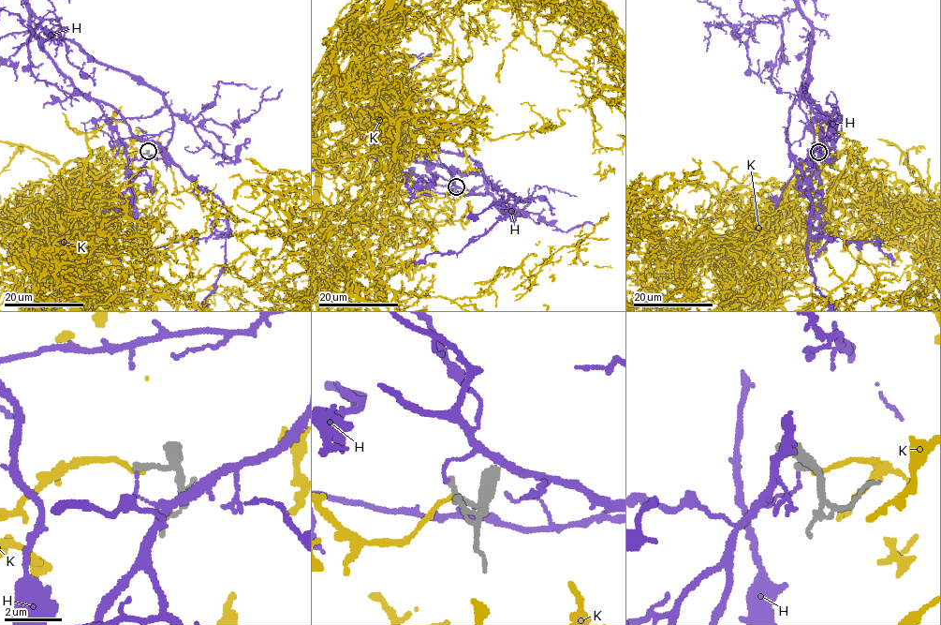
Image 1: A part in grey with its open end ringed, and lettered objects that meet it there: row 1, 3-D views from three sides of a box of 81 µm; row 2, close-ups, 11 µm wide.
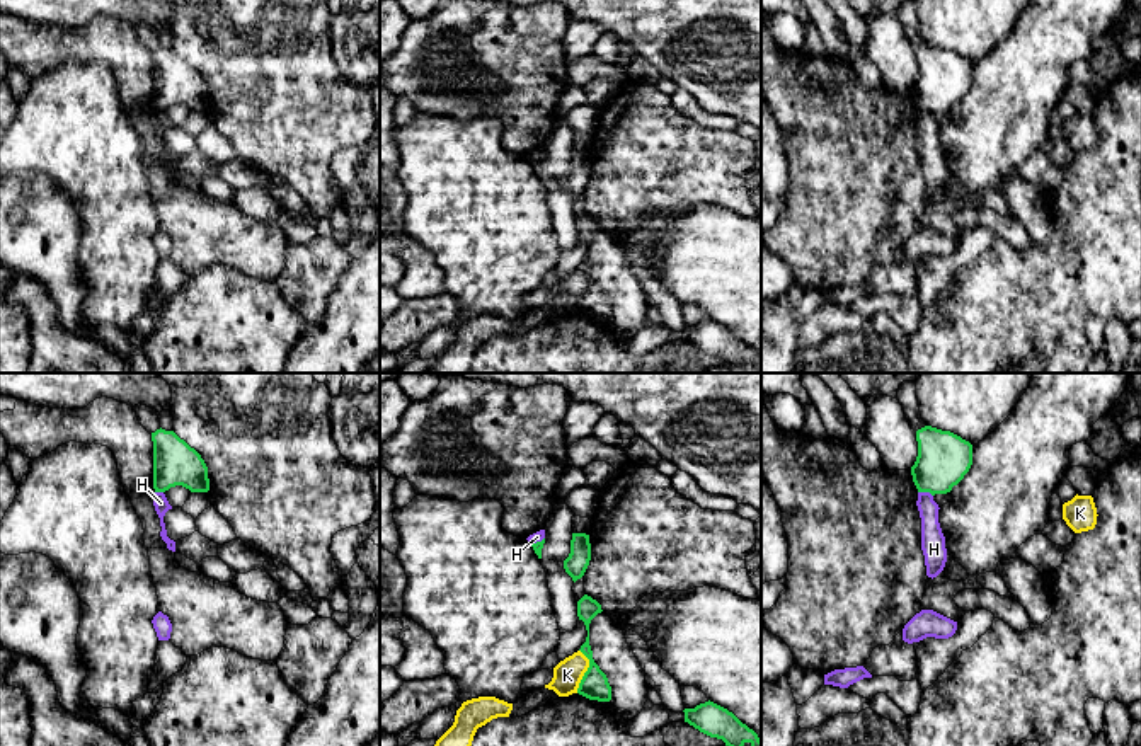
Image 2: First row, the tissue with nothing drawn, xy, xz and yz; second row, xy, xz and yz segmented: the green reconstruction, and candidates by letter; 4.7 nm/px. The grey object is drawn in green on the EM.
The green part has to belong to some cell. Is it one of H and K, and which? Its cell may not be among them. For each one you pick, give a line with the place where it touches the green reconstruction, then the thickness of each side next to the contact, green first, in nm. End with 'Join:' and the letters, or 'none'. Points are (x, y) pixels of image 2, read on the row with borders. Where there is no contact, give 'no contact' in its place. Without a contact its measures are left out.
Join: none

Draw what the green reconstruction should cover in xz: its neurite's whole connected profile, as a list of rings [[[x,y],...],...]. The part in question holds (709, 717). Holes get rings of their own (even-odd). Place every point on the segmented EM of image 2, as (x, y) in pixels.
[[[710,700],[683,712],[685,722],[710,737],[722,739],[725,746],[744,746],[746,743],[761,746],[761,739],[753,729],[743,724],[732,712]]]

